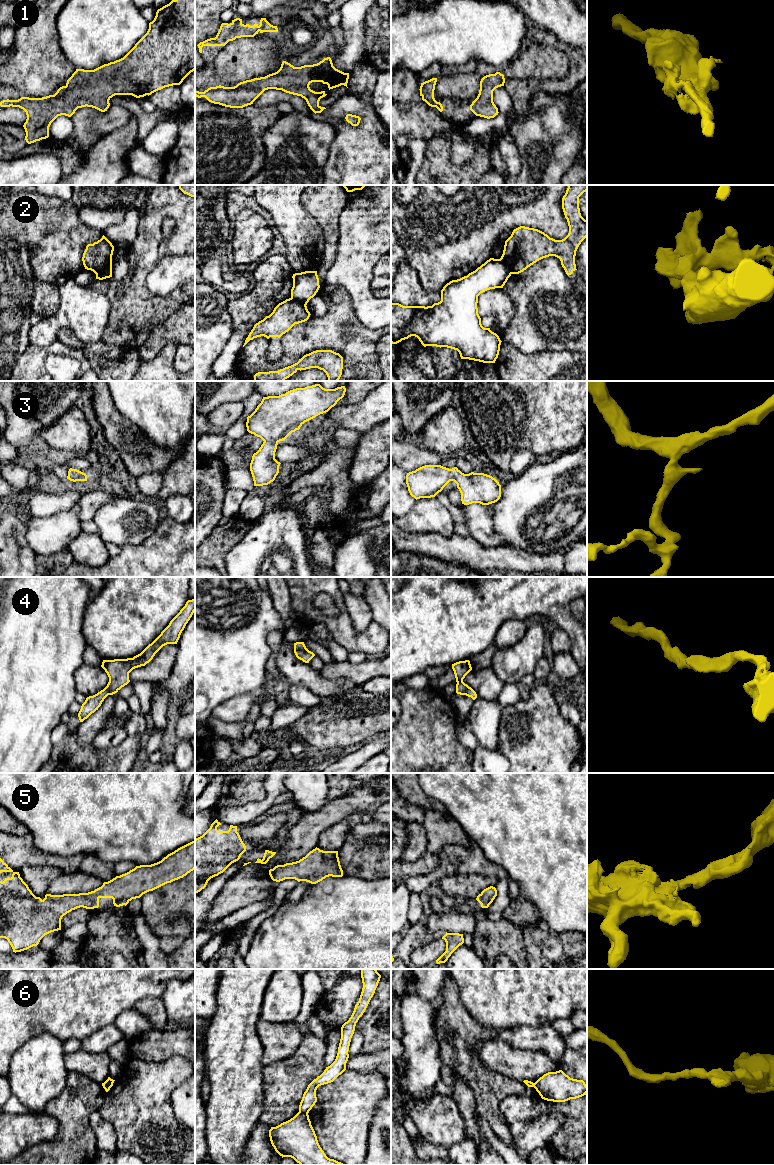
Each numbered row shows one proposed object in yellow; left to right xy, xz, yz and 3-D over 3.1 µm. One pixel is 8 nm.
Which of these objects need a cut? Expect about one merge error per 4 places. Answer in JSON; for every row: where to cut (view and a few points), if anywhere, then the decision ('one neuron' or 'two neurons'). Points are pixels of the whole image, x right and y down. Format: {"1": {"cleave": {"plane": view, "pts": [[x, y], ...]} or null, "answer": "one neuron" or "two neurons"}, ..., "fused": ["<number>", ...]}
{"1": {"cleave": null, "answer": "one neuron"}, "2": {"cleave": {"plane": "xy", "pts": [[111, 262], [96, 274]]}, "answer": "two neurons"}, "3": {"cleave": null, "answer": "one neuron"}, "4": {"cleave": null, "answer": "one neuron"}, "5": {"cleave": null, "answer": "one neuron"}, "6": {"cleave": {"plane": "xz", "pts": [[299, 1111], [307, 1113]]}, "answer": "two neurons"}, "fused": ["2", "6"]}

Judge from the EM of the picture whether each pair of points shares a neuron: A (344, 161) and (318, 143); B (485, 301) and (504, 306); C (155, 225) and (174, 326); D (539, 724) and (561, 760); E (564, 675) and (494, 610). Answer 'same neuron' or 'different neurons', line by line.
A: different neurons
B: same neuron
C: different neurons
D: same neuron
E: different neurons

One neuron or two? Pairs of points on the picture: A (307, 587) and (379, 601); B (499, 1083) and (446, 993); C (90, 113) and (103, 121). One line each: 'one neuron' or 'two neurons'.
A: two neurons
B: one neuron
C: two neurons

